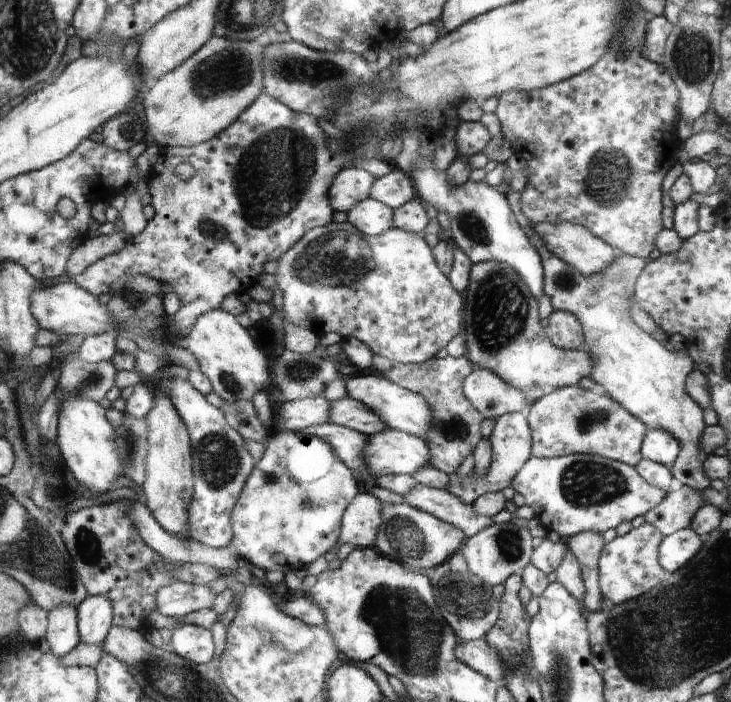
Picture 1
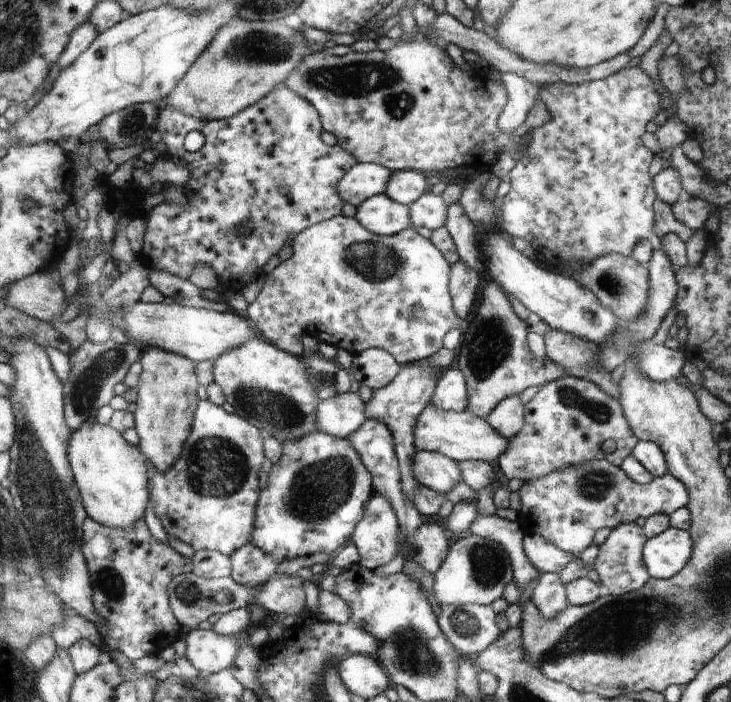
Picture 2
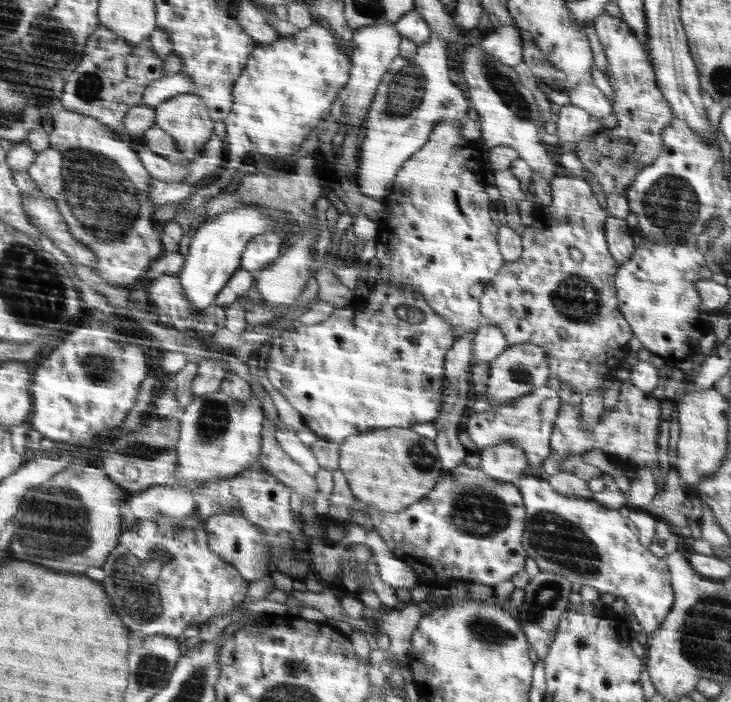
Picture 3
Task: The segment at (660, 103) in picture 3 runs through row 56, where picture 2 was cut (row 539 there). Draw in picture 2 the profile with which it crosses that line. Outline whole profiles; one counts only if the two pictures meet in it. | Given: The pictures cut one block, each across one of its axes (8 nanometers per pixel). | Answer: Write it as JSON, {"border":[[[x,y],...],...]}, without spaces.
{"border":[[[624,523],[612,530],[604,543],[599,546],[593,566],[598,572],[601,587],[605,592],[614,596],[622,596],[642,589],[647,584],[651,578],[643,558],[643,549],[647,541],[648,536],[636,523]]]}

